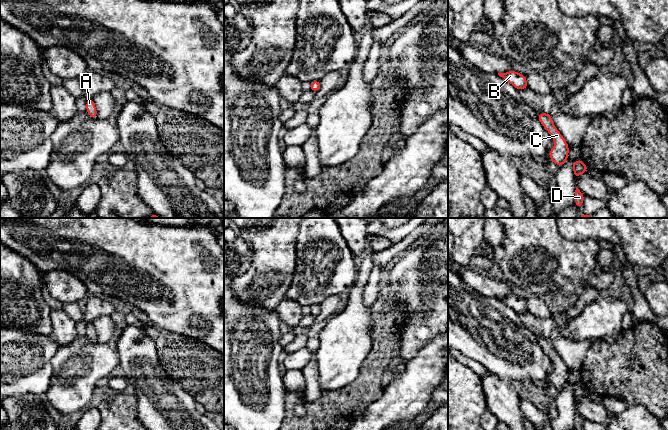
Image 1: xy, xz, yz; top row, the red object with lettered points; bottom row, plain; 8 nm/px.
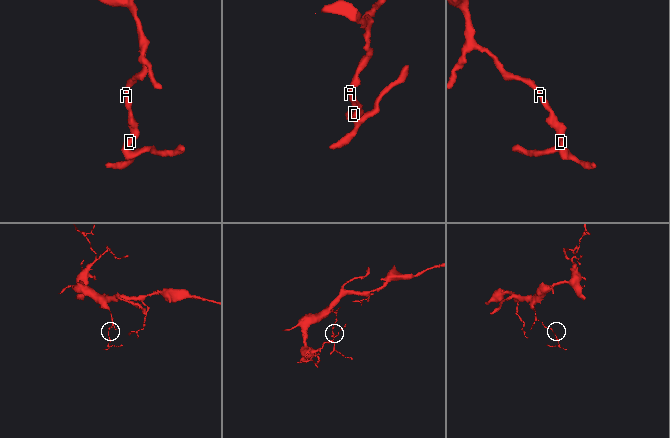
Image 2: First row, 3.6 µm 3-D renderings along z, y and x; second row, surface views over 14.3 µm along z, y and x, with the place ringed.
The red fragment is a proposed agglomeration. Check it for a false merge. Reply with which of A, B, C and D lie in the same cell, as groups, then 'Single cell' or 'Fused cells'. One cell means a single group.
Groups: A B C D. Single cell

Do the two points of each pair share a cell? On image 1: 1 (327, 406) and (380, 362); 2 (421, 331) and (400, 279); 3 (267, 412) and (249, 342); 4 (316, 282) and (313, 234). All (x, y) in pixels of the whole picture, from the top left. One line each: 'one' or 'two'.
1: one
2: one
3: one
4: one

